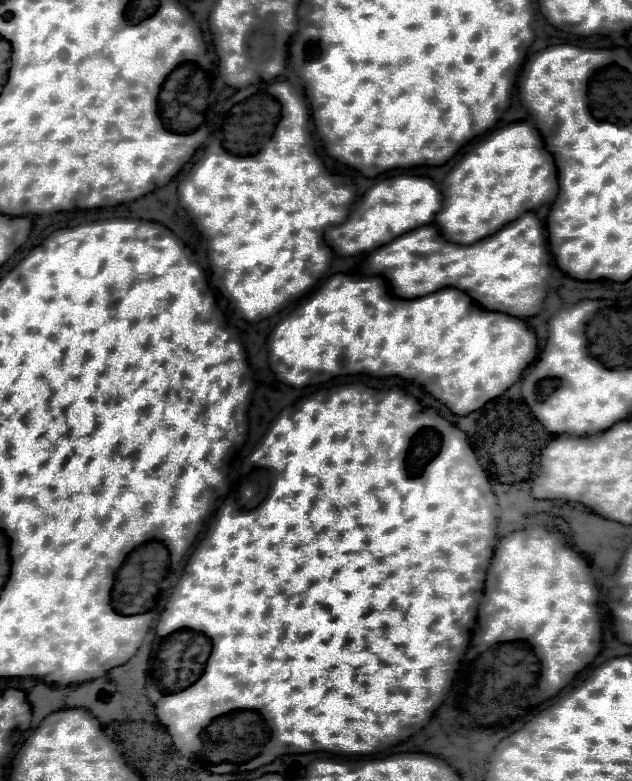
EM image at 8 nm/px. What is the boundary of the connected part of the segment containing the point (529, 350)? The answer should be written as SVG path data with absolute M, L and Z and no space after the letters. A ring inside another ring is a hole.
M336 274L274 328L268 348L271 370L290 386L306 387L310 381L318 386L341 374L366 374L376 378L398 376L427 386L427 392L443 402L453 414L467 416L501 396L519 380L521 372L537 354L537 336L523 318L485 310L473 302L467 292L457 288L443 288L421 298L403 300L391 292L381 276Z

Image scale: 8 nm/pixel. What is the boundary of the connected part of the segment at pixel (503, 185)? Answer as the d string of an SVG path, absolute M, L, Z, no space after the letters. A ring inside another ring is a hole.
M527 120L506 125L469 142L462 159L456 162L442 182L435 183L442 183L437 186L443 194L443 208L437 214L435 226L449 242L455 244L473 244L485 236L491 236L525 212L537 210L543 204L551 204L559 194L555 158L551 152L547 152L539 130Z

